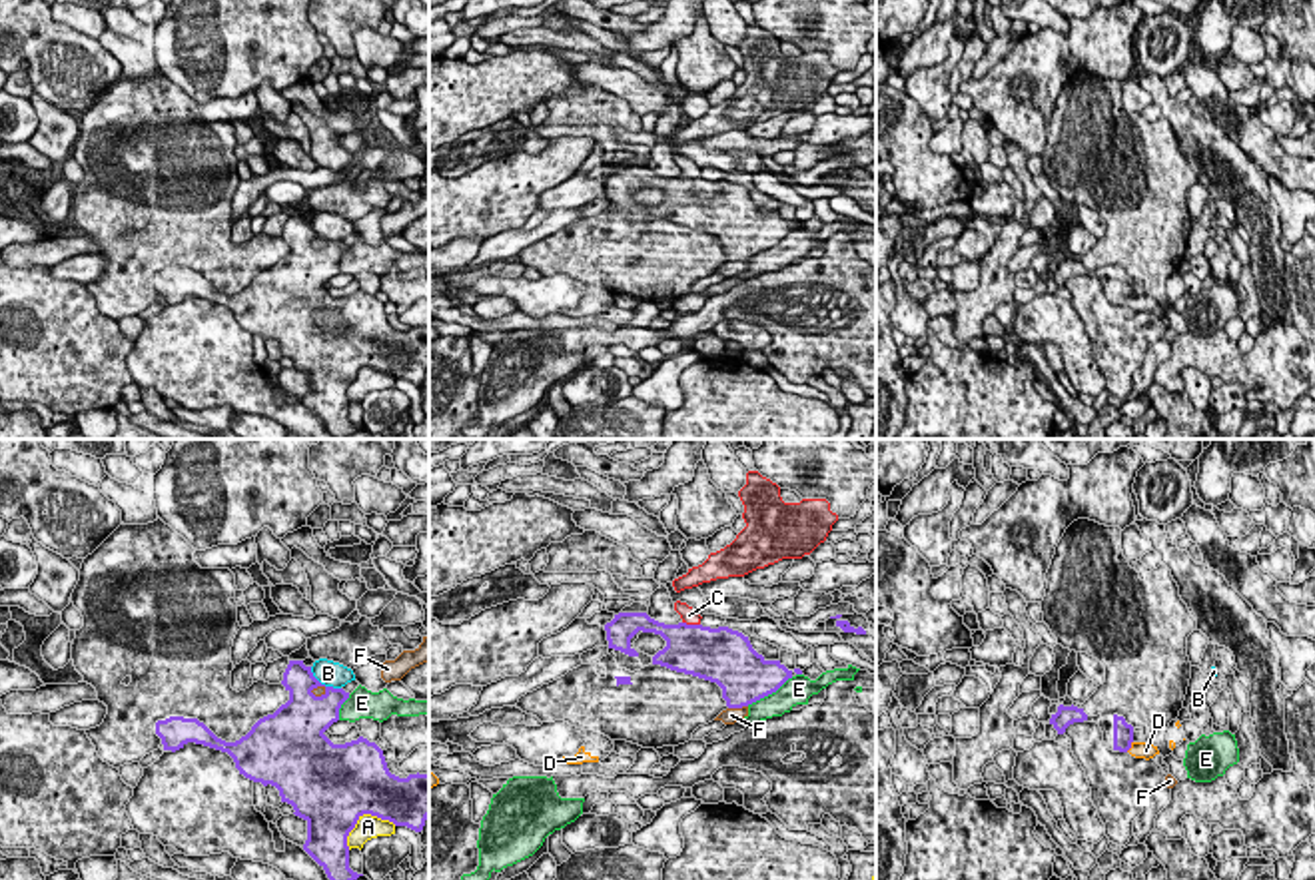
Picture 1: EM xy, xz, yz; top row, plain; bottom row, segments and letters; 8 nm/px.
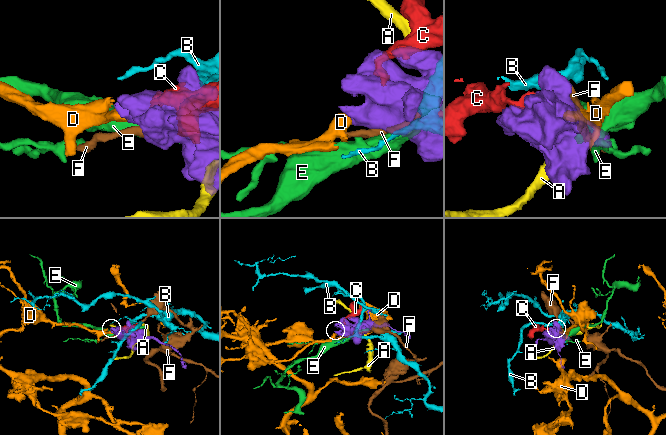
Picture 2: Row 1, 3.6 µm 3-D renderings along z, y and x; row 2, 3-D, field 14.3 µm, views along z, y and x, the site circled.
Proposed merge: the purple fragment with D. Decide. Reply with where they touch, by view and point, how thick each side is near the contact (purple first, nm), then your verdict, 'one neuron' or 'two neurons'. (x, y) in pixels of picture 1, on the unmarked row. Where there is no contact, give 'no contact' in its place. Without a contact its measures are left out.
contact yz (1130, 300); calibres 160 and 130 nm; one neuron

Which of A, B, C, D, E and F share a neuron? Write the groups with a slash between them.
A / B / C / D / E / F

